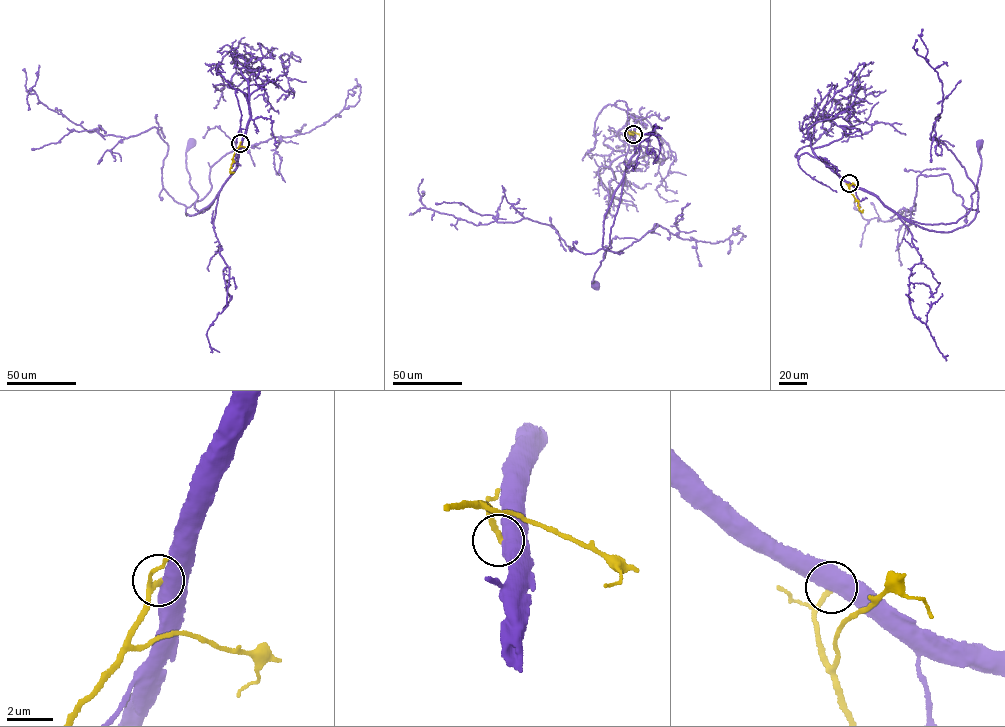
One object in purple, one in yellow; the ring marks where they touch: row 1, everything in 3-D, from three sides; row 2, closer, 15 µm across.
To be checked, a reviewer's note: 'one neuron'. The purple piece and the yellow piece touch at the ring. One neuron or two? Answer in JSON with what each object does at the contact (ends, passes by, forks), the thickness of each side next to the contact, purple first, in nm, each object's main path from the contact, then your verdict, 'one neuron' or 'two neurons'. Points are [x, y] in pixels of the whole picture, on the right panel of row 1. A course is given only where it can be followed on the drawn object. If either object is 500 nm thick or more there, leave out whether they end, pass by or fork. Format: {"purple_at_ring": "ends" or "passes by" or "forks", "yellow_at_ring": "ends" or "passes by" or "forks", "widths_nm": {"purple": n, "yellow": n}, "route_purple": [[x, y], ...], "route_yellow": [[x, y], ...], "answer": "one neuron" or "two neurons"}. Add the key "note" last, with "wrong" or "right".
{"widths_nm": {"purple": 500, "yellow": 240}, "route_purple": [[849, 183], [870, 191], [904, 218], [919, 223], [954, 223], [971, 208], [971, 195], [977, 189], [979, 144]], "route_yellow": [[849, 183], [859, 210], [863, 209]], "answer": "two neurons", "note": "wrong"}

